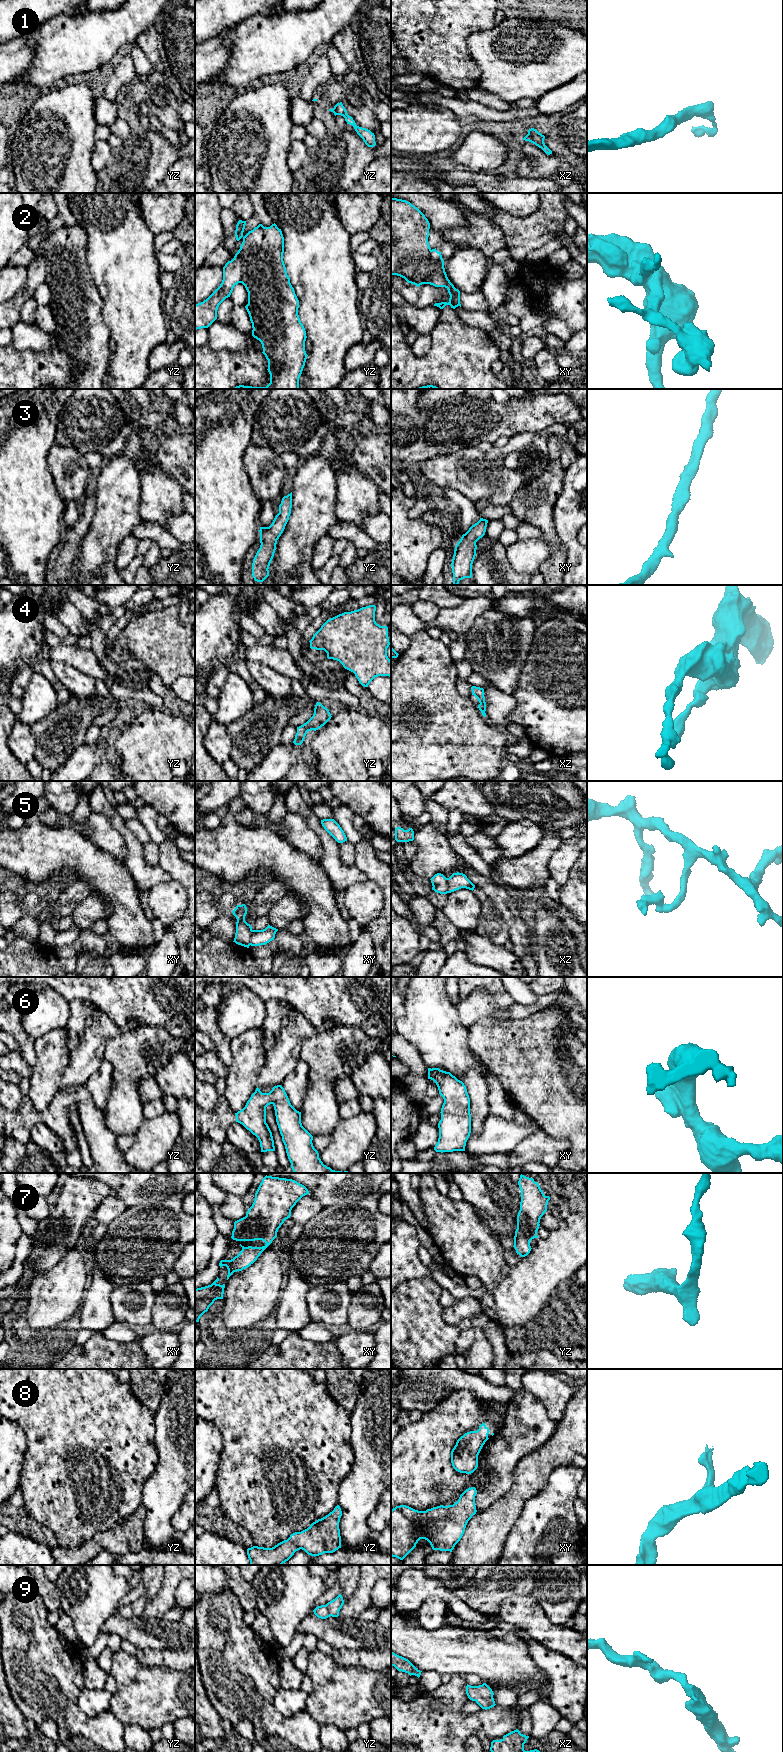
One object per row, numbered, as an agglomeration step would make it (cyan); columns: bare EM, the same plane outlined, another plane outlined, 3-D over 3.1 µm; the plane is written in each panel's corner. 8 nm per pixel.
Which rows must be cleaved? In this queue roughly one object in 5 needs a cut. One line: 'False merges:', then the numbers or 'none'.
False merges: 2, 5

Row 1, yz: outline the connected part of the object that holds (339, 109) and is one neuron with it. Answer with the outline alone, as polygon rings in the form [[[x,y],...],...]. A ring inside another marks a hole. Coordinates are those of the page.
[[[342,102],[337,103],[334,106],[334,108],[329,109],[329,111],[333,112],[335,116],[336,115],[343,116],[347,124],[350,124],[354,127],[357,134],[363,139],[363,141],[368,147],[374,147],[376,145],[374,133],[372,133],[370,130],[366,128],[357,126],[353,118],[347,114],[347,111],[343,106]]]

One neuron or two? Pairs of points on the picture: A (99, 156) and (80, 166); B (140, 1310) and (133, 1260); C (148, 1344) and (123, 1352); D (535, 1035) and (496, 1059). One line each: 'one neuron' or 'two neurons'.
A: two neurons
B: two neurons
C: two neurons
D: one neuron

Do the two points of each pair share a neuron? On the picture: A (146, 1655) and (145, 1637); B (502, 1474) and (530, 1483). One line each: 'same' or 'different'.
A: different
B: different

